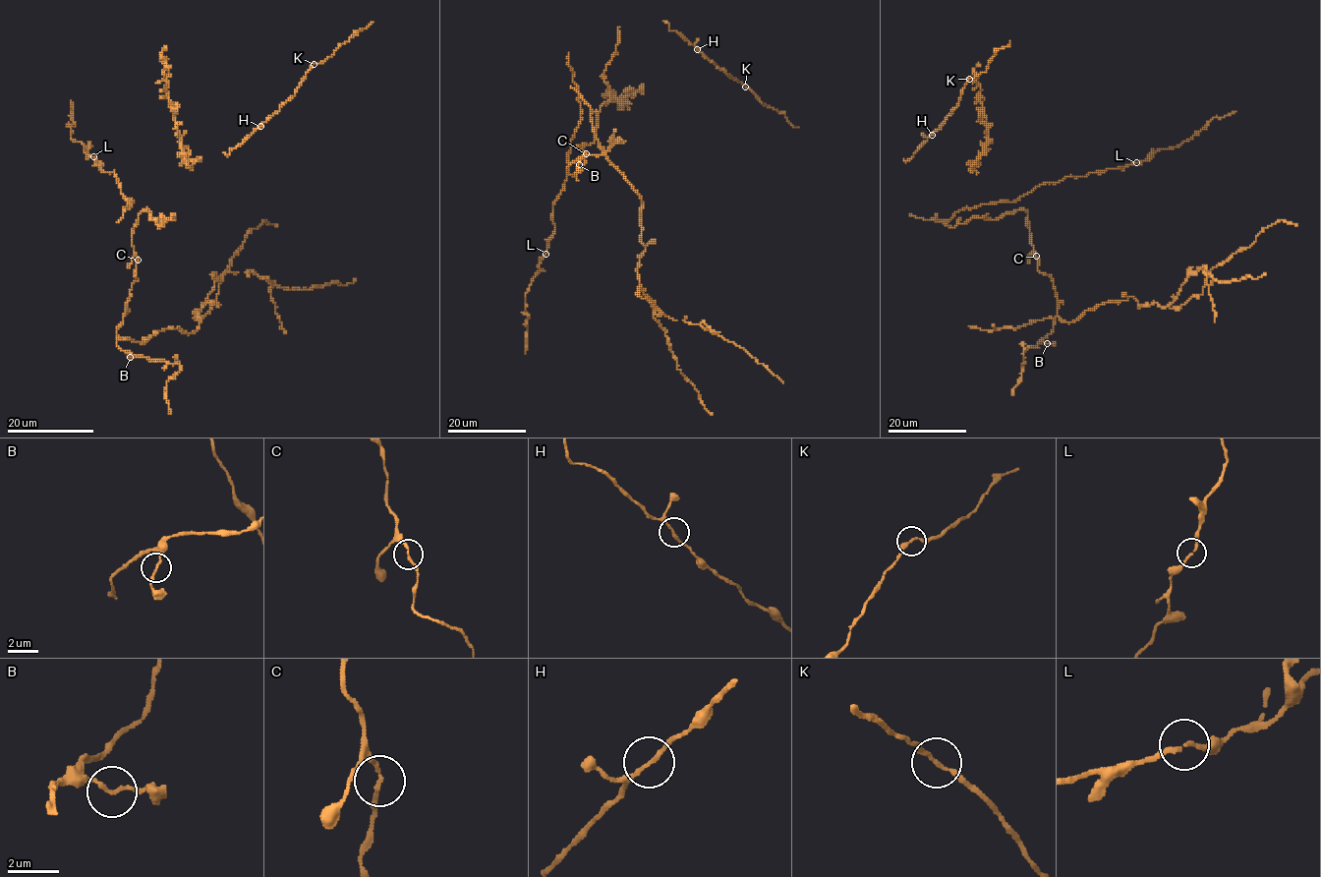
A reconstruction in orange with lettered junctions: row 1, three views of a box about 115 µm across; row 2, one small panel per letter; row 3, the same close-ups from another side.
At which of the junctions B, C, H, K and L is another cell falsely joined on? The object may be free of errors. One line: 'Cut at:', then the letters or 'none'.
Cut at: none

